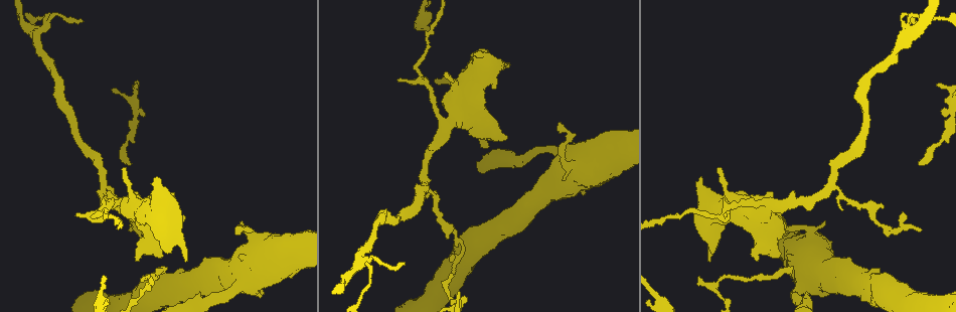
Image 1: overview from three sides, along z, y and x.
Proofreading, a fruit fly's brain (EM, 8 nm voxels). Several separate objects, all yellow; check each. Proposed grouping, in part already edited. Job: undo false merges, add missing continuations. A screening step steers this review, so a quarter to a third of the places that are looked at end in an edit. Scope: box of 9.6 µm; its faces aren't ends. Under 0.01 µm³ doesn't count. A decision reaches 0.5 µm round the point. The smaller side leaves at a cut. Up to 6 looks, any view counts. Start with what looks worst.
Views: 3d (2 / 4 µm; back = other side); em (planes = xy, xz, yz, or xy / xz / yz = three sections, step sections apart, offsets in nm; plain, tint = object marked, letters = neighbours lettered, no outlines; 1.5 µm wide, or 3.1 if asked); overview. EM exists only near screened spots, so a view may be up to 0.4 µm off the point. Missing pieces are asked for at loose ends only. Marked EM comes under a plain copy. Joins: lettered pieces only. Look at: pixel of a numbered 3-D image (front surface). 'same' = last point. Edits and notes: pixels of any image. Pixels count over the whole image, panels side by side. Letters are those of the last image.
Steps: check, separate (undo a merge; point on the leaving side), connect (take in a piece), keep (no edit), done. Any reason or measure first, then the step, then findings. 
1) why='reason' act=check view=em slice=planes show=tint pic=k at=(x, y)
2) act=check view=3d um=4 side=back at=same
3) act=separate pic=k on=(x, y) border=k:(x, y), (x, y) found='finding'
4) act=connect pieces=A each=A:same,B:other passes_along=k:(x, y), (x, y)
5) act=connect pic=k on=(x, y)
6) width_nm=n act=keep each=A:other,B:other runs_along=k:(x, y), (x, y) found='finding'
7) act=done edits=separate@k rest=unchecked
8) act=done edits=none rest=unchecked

act=check view=3d um=2 pic=1 at=(130, 163)

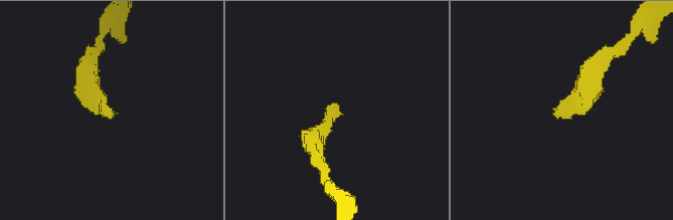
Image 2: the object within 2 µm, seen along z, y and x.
why='need the tissue' act=check view=em slice=planes show=letters pic=2 at=(110, 116)

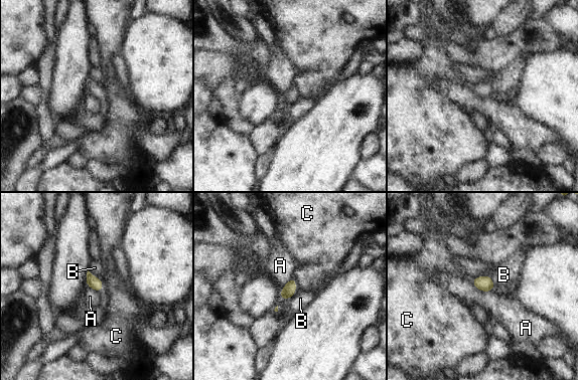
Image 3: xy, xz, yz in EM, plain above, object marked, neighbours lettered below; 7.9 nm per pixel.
act=keep each=A:other,B:other,C:other border=3:(471, 280), (478, 290), (491, 291) found='no lettered piece goes on from it'

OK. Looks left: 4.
act=check view=em slice=planes show=letters pic=1 at=(151, 278)

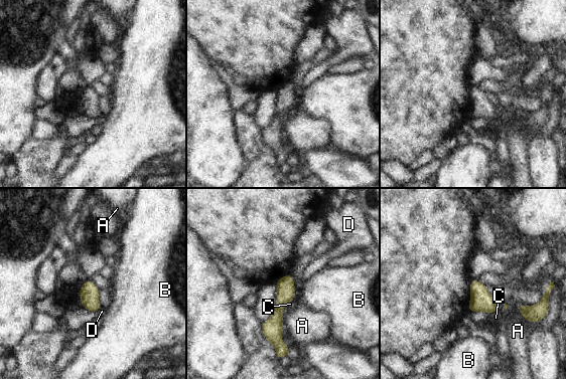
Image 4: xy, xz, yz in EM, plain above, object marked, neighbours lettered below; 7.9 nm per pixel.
width_nm=140 act=keep each=A:other,B:other,C:other,D:other border=4:(501, 303), (500, 308), (489, 314) found='no lettered piece goes on from it'

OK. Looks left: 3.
why='thin end' act=check view=em slice=planes show=letters pic=1 at=(842, 208)

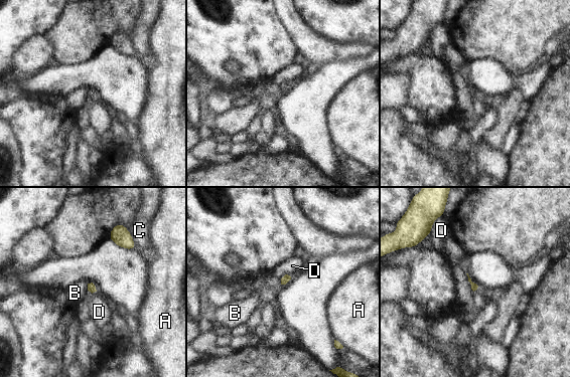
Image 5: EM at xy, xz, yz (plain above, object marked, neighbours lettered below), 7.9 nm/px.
act=keep each=A:other,B:other,C:other,D:other found='no lettered piece goes on from it'

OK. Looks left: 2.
act=done edits=none rest=unchecked

